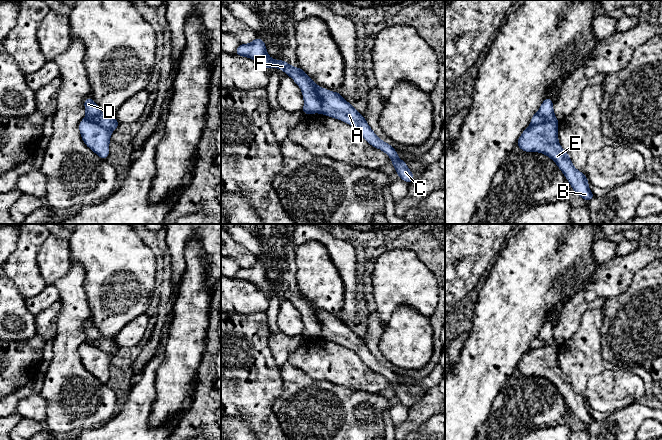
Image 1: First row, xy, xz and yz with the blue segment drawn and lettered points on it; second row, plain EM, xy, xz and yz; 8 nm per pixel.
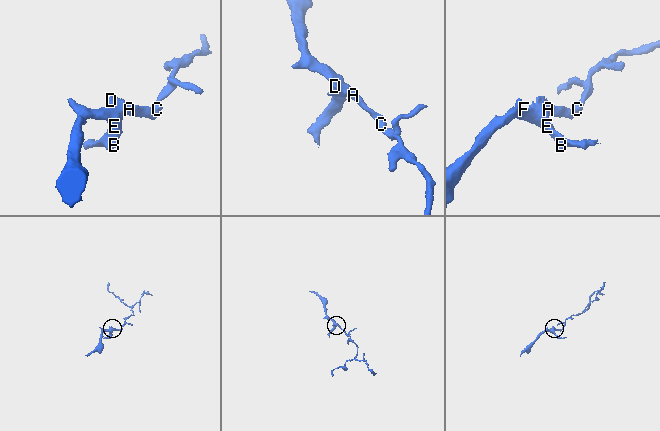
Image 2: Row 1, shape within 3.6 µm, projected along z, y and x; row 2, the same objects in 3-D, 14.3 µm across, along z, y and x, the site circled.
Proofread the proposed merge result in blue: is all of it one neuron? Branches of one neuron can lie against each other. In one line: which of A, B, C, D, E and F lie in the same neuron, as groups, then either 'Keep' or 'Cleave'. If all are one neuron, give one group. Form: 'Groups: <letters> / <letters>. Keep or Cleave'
Groups: A C D / B E F. Cleave

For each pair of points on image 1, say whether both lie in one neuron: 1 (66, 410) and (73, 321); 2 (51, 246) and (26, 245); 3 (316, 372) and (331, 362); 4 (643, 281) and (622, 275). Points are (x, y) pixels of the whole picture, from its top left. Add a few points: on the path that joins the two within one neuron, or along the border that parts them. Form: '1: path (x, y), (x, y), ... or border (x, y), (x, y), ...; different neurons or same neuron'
1: path (66, 388), (66, 343); same neuron
2: border (51, 234), (40, 246), (37, 256), (39, 270); different neurons
3: path (320, 368), (327, 362); same neuron
4: border (650, 262), (636, 273), (630, 286), (617, 295); different neurons

